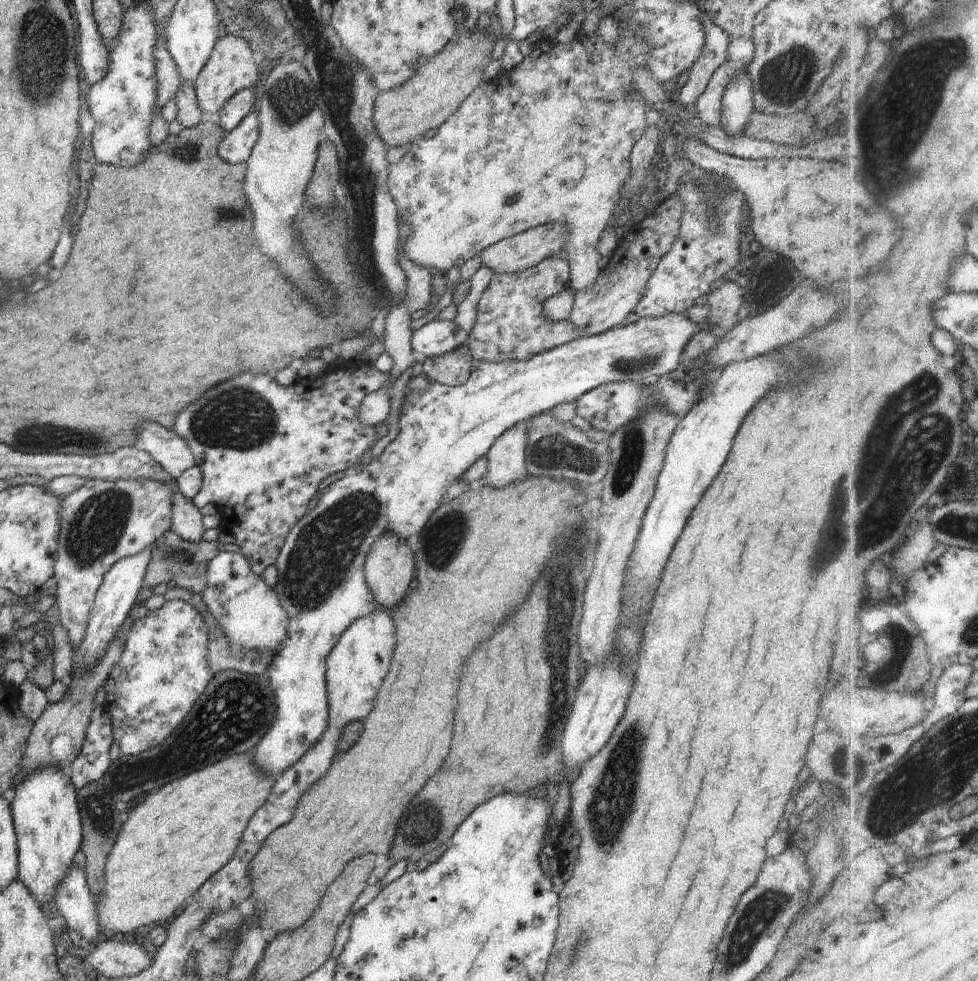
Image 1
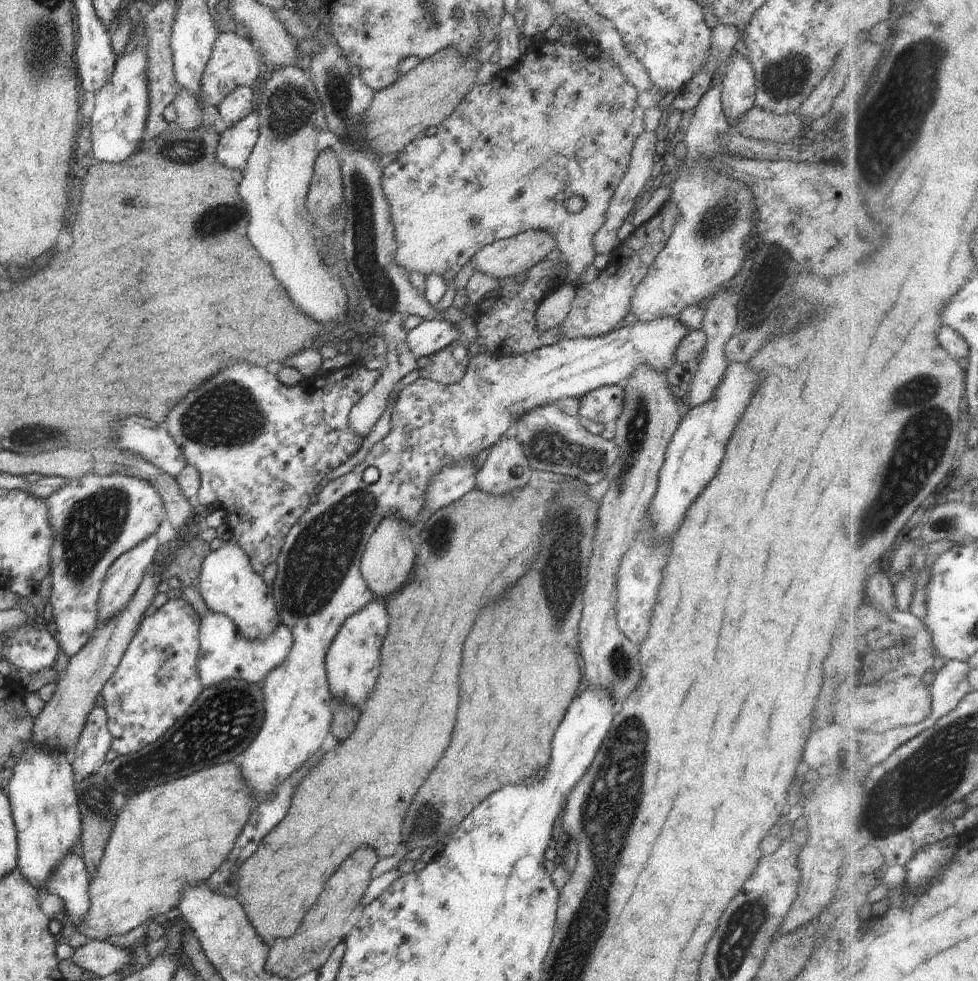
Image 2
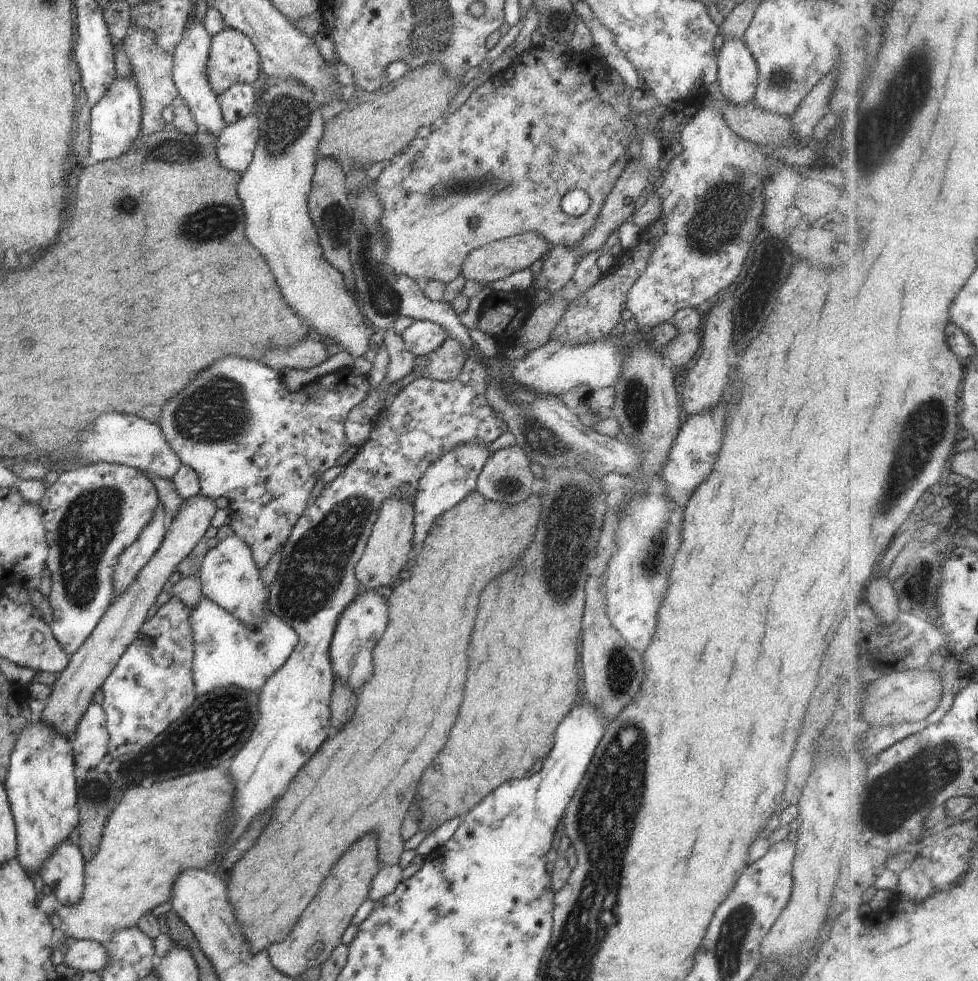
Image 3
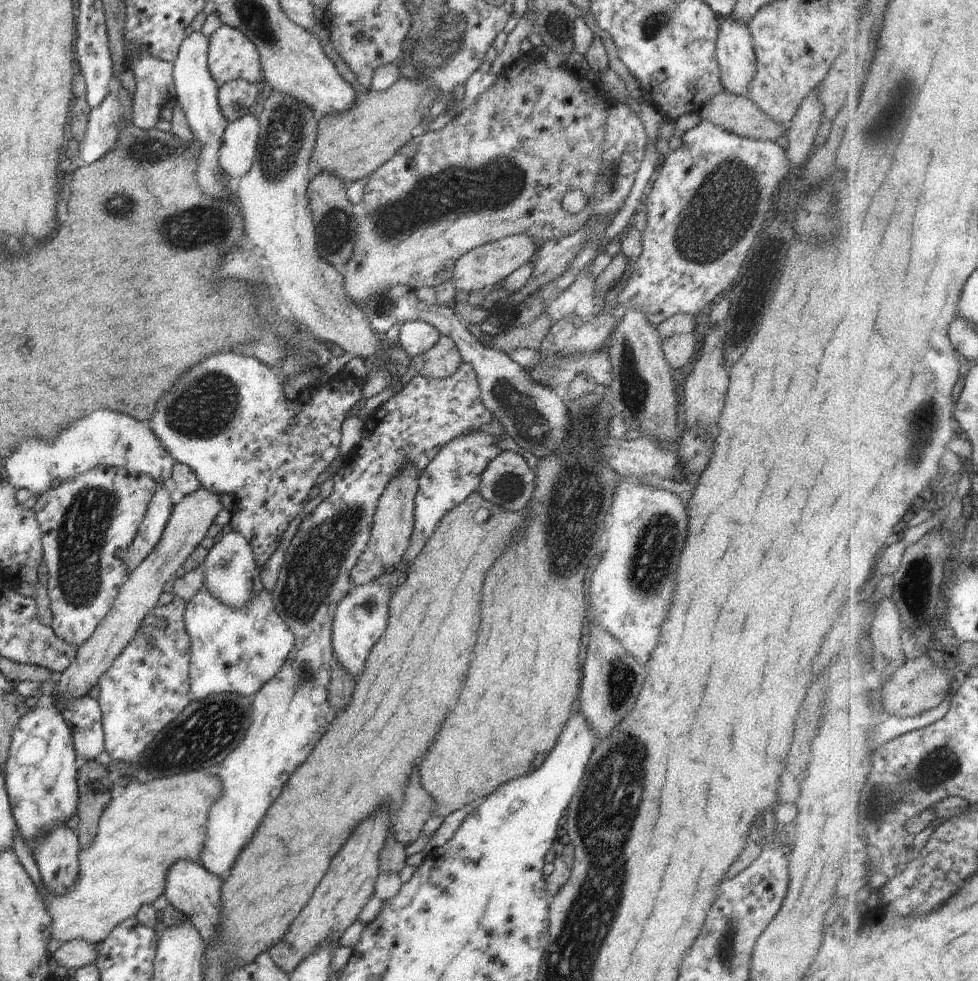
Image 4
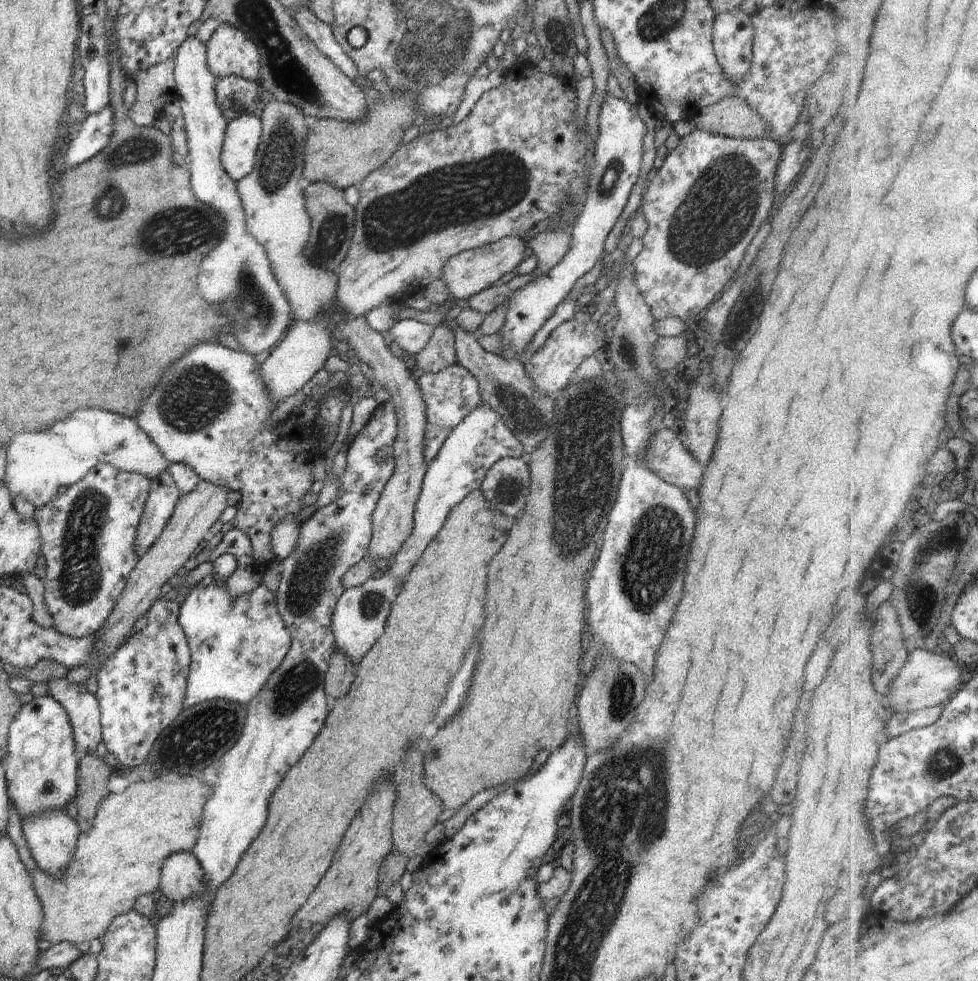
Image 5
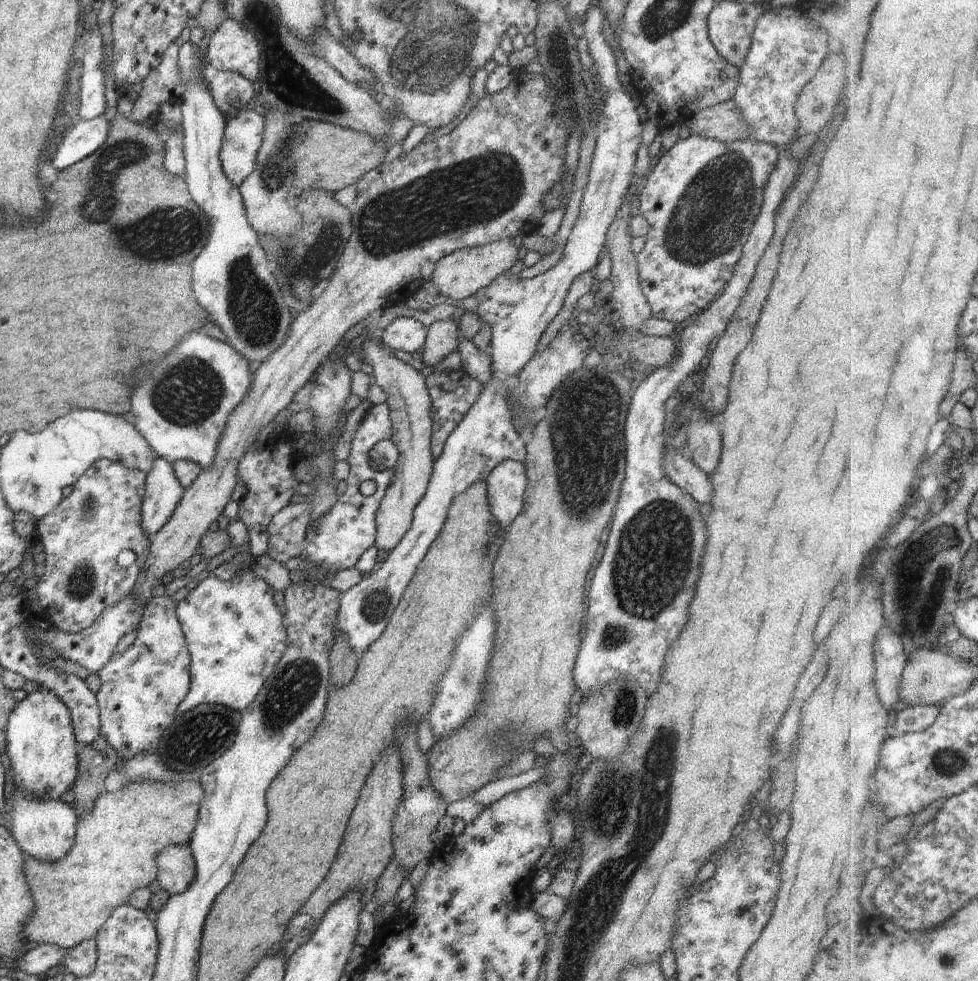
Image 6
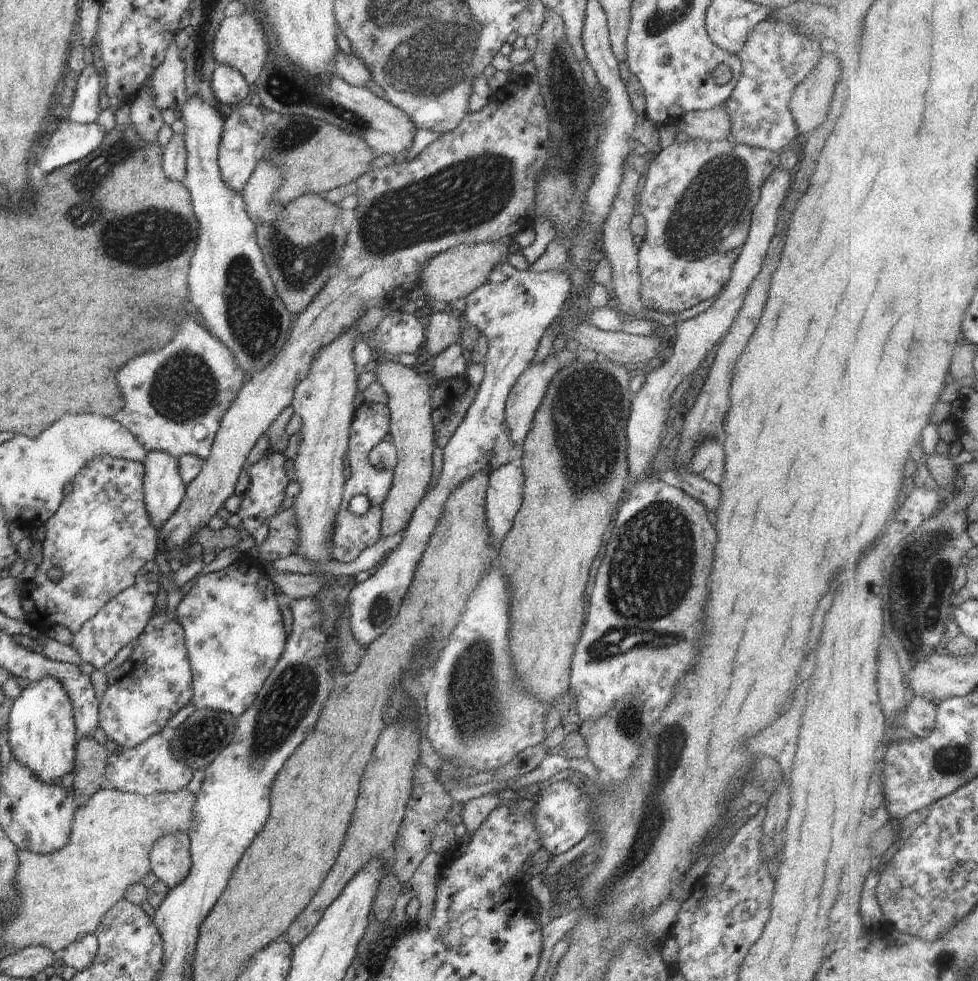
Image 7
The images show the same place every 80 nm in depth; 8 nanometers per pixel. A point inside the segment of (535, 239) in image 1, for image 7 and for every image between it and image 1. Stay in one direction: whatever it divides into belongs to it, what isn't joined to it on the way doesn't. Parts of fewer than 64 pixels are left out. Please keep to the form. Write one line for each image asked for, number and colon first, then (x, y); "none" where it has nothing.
2: (509, 257)
3: (497, 260)
4: (489, 264)
5: (466, 274)
6: (459, 275)
7: (453, 274)

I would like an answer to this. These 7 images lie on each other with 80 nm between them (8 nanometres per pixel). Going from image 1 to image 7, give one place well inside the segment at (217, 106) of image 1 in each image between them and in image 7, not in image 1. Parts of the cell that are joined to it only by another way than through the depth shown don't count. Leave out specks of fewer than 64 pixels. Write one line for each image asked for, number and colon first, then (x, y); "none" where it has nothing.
2: (234, 63)
3: (233, 59)
4: (231, 55)
5: (229, 51)
6: (232, 47)
7: (240, 43)

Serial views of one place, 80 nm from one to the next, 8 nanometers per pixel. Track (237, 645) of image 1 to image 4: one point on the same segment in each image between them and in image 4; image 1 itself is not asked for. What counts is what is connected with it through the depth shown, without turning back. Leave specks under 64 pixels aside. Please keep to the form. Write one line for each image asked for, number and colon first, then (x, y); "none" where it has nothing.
2: (228, 584)
3: (228, 576)
4: (231, 574)

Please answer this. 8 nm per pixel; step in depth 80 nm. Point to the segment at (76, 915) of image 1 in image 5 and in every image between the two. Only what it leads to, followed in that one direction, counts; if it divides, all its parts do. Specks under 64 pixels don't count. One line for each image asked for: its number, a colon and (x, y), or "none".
2: (70, 881)
3: (63, 870)
4: (56, 854)
5: (52, 837)

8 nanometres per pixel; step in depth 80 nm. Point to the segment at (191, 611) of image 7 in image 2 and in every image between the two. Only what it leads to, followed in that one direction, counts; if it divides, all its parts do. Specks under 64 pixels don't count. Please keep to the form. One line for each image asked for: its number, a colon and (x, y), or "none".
2: (224, 653)
3: (227, 652)
4: (232, 650)
5: (236, 643)
6: (234, 632)

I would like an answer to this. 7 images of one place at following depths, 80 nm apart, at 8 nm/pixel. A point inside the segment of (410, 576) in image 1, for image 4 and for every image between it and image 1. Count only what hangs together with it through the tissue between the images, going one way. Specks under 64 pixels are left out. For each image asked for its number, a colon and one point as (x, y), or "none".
2: (387, 563)
3: (385, 555)
4: (392, 527)

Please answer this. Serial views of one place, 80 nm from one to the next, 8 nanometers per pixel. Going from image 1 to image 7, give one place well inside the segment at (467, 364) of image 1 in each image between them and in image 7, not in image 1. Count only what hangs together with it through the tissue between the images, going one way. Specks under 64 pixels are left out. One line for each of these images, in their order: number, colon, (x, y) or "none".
2: (448, 366)
3: (445, 364)
4: (443, 359)
5: (439, 353)
6: (443, 337)
7: (442, 330)

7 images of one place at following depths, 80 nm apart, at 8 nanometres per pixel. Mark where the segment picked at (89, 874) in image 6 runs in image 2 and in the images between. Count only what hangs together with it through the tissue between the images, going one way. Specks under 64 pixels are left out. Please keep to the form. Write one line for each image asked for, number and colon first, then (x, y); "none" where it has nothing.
2: (179, 833)
3: (154, 833)
4: (142, 833)
5: (121, 857)

